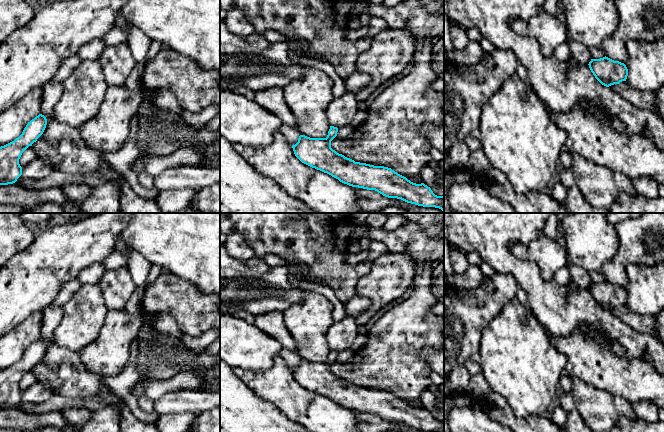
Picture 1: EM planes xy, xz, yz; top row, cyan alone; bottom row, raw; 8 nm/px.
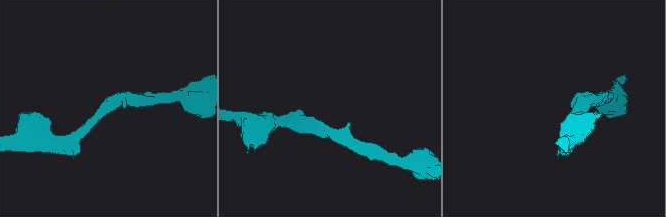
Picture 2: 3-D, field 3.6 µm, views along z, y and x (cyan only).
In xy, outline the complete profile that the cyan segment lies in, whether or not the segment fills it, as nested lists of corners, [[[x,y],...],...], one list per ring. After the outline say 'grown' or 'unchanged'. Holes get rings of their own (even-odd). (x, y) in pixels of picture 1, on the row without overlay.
[[[39,338],[14,365],[0,371],[0,409],[13,408],[22,399],[19,383],[22,377],[43,358],[47,343]]]; unchanged

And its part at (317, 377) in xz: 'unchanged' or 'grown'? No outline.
unchanged

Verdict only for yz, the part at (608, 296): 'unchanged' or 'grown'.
unchanged

